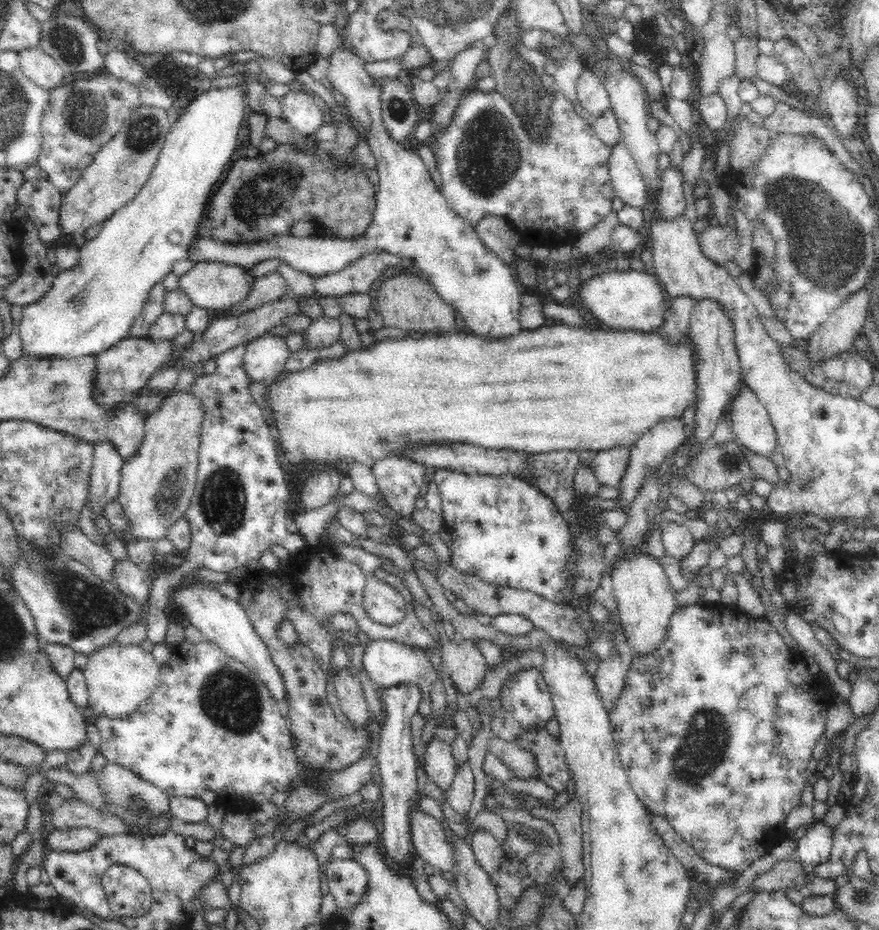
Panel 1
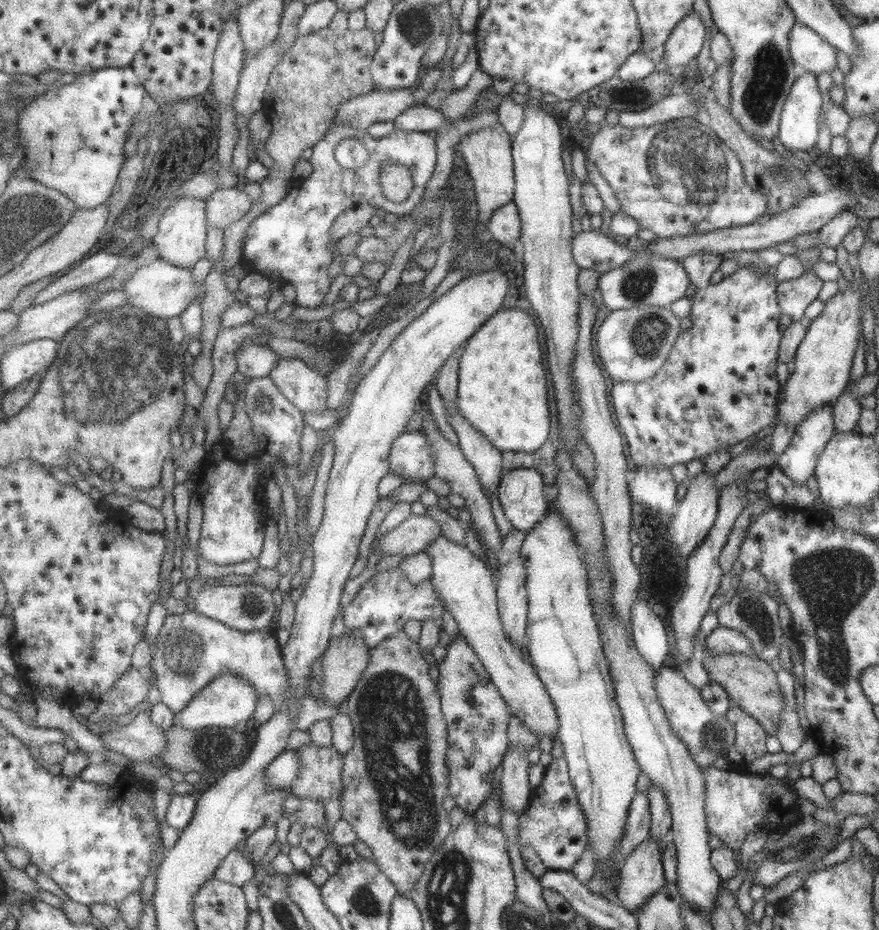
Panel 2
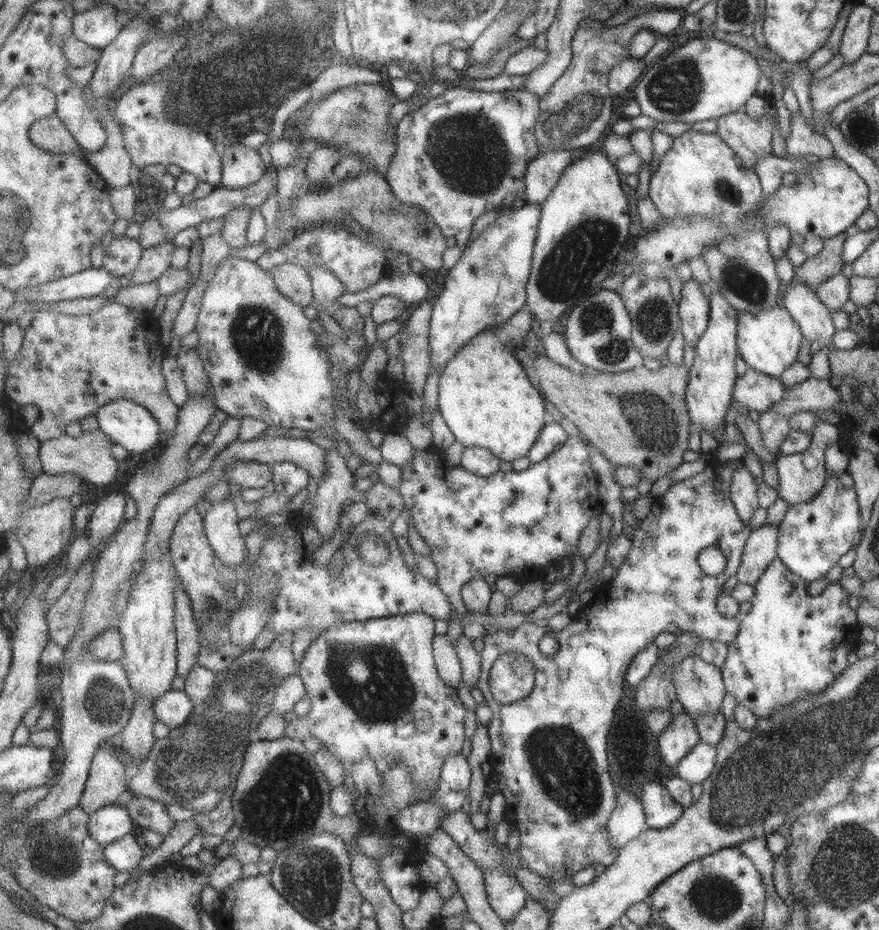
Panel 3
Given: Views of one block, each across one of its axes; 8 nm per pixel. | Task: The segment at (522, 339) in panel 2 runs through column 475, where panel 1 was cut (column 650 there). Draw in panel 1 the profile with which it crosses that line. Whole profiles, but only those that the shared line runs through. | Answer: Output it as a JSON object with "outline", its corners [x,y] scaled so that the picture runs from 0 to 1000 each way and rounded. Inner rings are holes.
{"outline":[[[642,347],[639,349],[628,349],[628,353],[621,353],[621,351],[617,351],[613,354],[605,356],[593,355],[589,361],[586,363],[580,363],[578,368],[569,368],[568,366],[567,368],[555,368],[554,366],[538,361],[538,359],[535,359],[530,356],[521,359],[518,358],[516,355],[511,358],[501,358],[499,361],[484,361],[478,365],[462,363],[453,366],[428,366],[428,368],[421,371],[419,374],[407,376],[407,378],[400,378],[400,381],[394,381],[390,384],[375,387],[375,389],[370,386],[362,387],[361,391],[356,391],[352,396],[345,397],[341,400],[317,403],[314,411],[312,411],[312,414],[307,415],[306,417],[305,431],[307,431],[307,434],[309,435],[313,453],[319,463],[316,476],[322,480],[321,483],[324,485],[325,491],[330,498],[350,499],[350,497],[367,497],[367,499],[385,499],[385,495],[387,495],[387,492],[396,492],[396,490],[400,490],[402,492],[405,492],[405,496],[410,495],[420,501],[423,501],[428,495],[432,495],[435,490],[441,490],[441,486],[444,486],[441,480],[432,478],[432,471],[443,471],[443,473],[447,475],[446,478],[460,477],[460,475],[473,475],[473,473],[481,473],[481,475],[528,475],[529,477],[547,480],[547,482],[551,483],[564,485],[580,484],[592,488],[627,486],[630,484],[644,484],[644,482],[659,482],[660,484],[671,483],[679,485],[689,484],[689,482],[696,482],[696,480],[701,477],[714,476],[720,478],[724,473],[726,473],[726,469],[729,469],[733,462],[737,462],[737,460],[739,460],[739,456],[744,456],[744,454],[753,452],[753,447],[761,447],[761,449],[767,449],[767,447],[777,447],[778,439],[780,439],[783,434],[790,434],[790,428],[792,427],[790,427],[786,378],[784,378],[784,372],[782,372],[782,368],[779,368],[779,366],[776,366],[776,370],[774,370],[771,374],[759,374],[759,372],[755,372],[754,368],[750,366],[747,357],[746,359],[739,359],[739,361],[732,361],[732,359],[726,359],[725,357],[721,357],[721,359],[705,359],[705,357],[701,355],[688,355],[686,352],[683,352],[683,355],[687,355],[687,357],[664,357],[664,355],[655,355],[655,353]]]}

